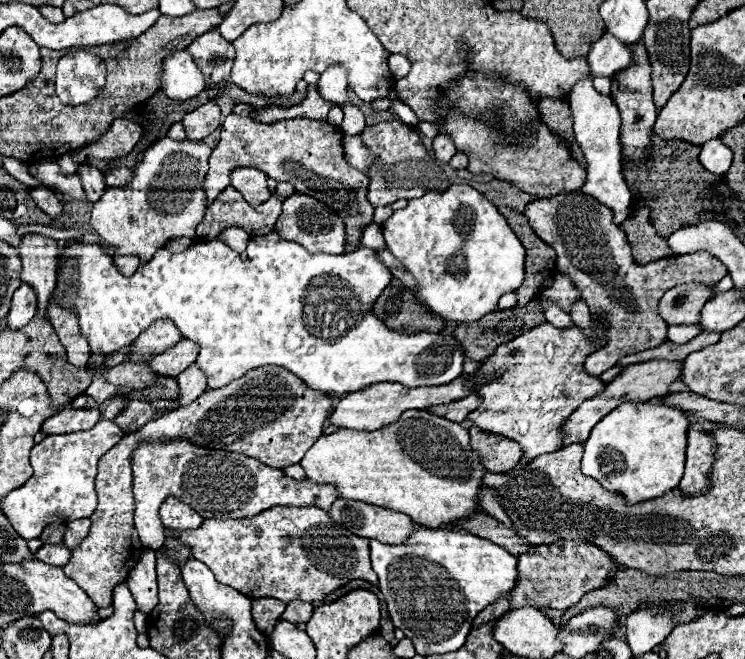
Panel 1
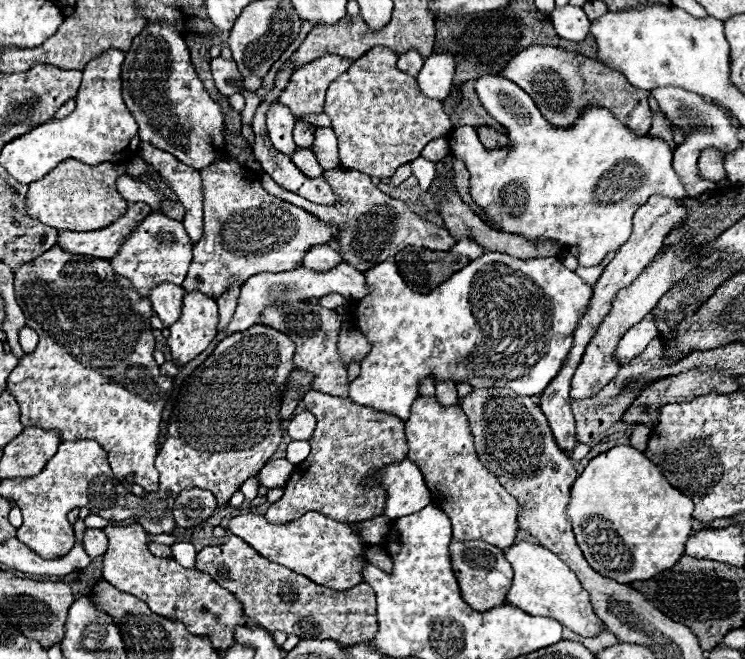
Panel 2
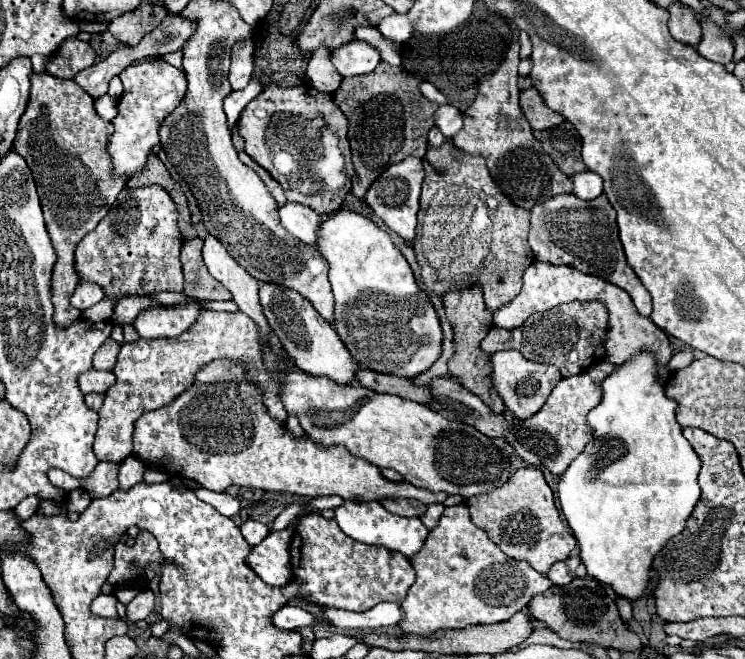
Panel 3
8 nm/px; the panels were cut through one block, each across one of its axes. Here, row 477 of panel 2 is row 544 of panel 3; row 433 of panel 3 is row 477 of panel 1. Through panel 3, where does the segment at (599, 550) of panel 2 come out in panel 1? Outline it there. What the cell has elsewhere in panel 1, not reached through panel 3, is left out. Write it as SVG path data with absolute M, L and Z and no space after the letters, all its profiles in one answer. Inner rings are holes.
M624 402L624 404L620 404L618 408L614 408L612 412L608 412L608 414L606 414L606 416L592 428L590 438L584 442L582 472L584 472L586 476L596 478L604 488L622 494L630 504L632 504L632 502L636 504L636 500L648 500L648 498L662 496L664 492L676 488L676 486L680 484L680 480L682 480L682 474L684 474L684 458L686 458L686 444L688 444L688 426L690 426L688 416L686 416L682 410L678 410L678 408L672 408L672 406L652 406L652 404L648 404L648 402Z

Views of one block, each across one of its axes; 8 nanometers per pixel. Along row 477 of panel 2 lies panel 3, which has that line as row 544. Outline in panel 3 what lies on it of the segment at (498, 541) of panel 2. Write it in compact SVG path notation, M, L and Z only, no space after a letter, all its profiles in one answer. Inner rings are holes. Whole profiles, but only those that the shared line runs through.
M466 504L448 506L434 530L430 530L424 546L412 556L412 568L416 570L416 582L410 586L402 600L402 620L398 622L404 634L432 634L440 628L466 628L470 624L492 624L504 622L512 614L524 610L532 596L548 590L552 582L538 574L528 562L520 562L502 554L502 550L488 540L486 532L474 526Z

